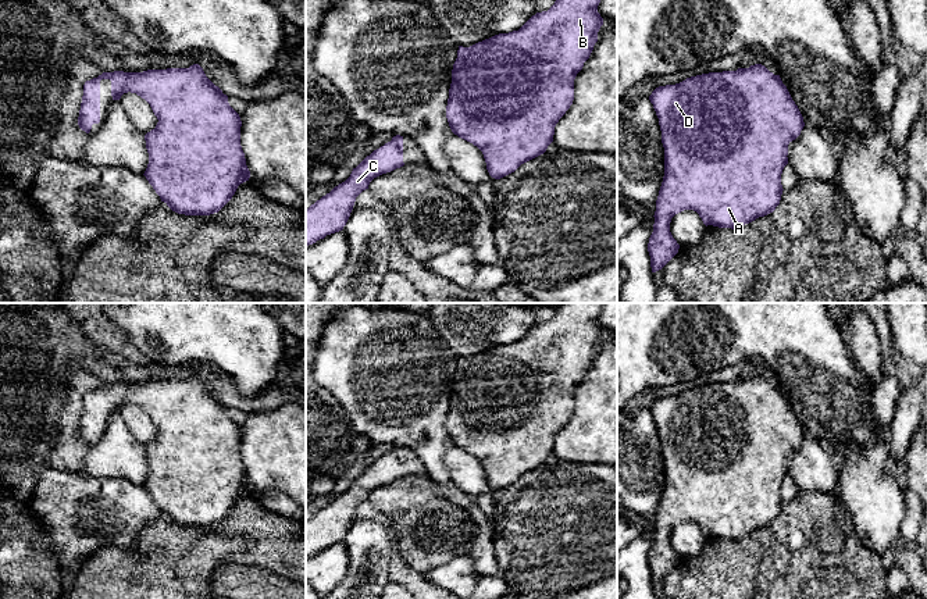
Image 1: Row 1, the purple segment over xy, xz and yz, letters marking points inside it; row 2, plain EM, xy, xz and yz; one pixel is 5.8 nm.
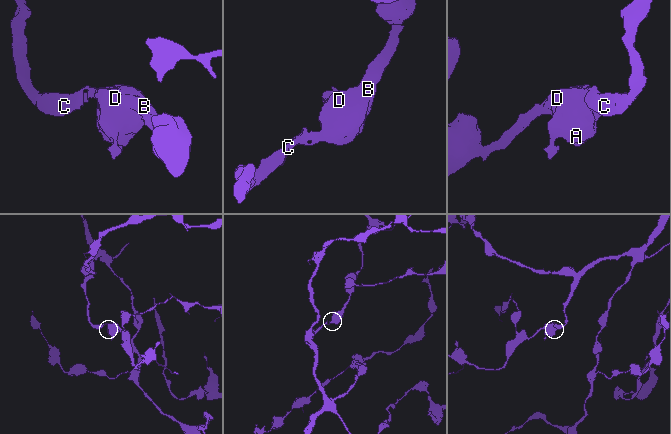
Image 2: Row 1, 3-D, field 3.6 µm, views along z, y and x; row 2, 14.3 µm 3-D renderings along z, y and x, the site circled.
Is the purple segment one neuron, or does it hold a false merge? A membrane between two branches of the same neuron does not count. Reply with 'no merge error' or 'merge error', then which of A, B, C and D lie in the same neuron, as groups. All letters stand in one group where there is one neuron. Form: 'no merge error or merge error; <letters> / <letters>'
no merge error; A B C D

